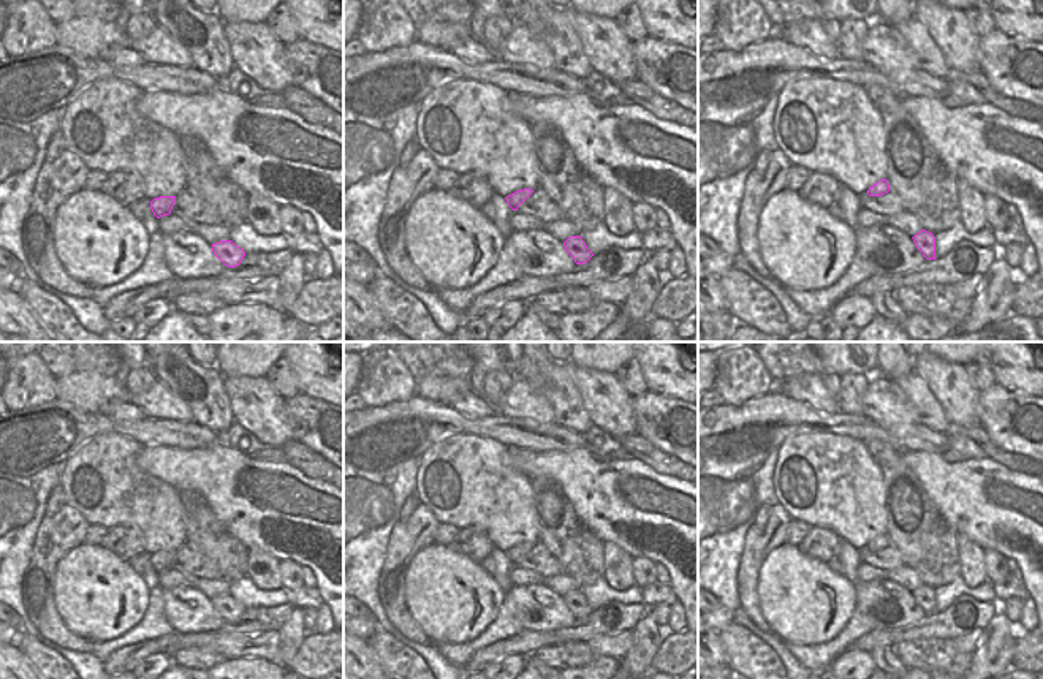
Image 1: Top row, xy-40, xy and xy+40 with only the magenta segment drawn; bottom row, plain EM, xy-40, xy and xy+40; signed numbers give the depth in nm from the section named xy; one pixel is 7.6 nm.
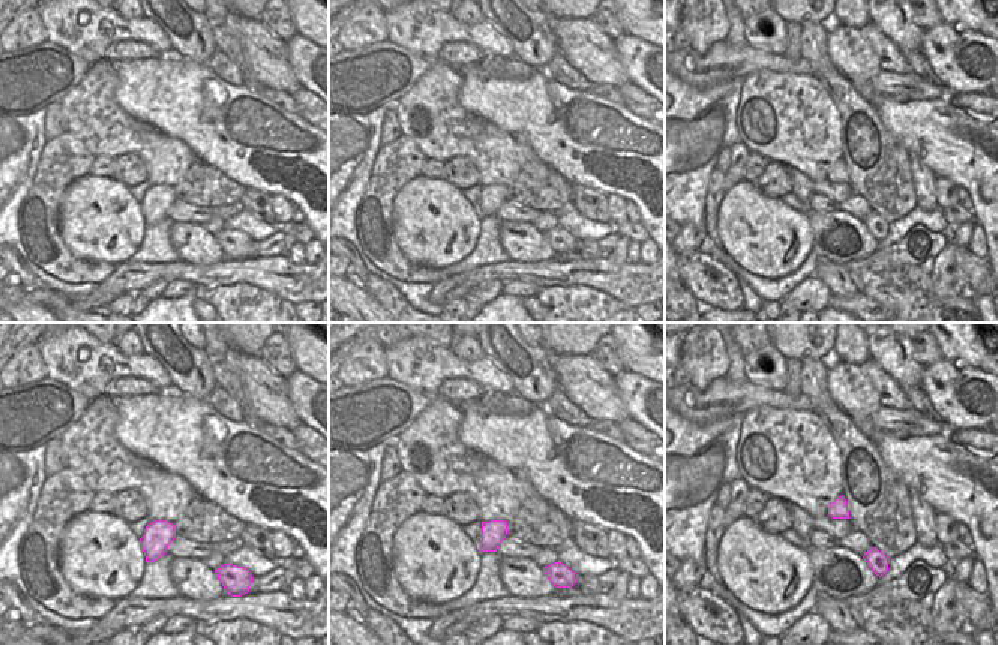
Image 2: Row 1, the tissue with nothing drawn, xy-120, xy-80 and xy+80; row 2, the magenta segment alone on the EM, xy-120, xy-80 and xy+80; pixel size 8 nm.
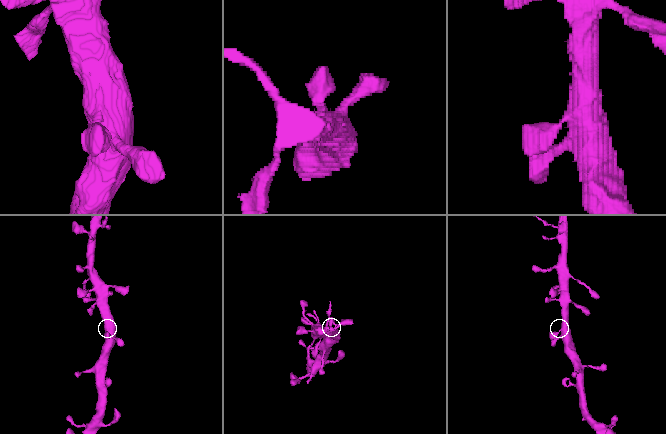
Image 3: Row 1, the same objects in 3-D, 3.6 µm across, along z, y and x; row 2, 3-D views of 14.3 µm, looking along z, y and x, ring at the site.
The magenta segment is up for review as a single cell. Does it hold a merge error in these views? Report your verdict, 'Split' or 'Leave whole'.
Leave whole.

